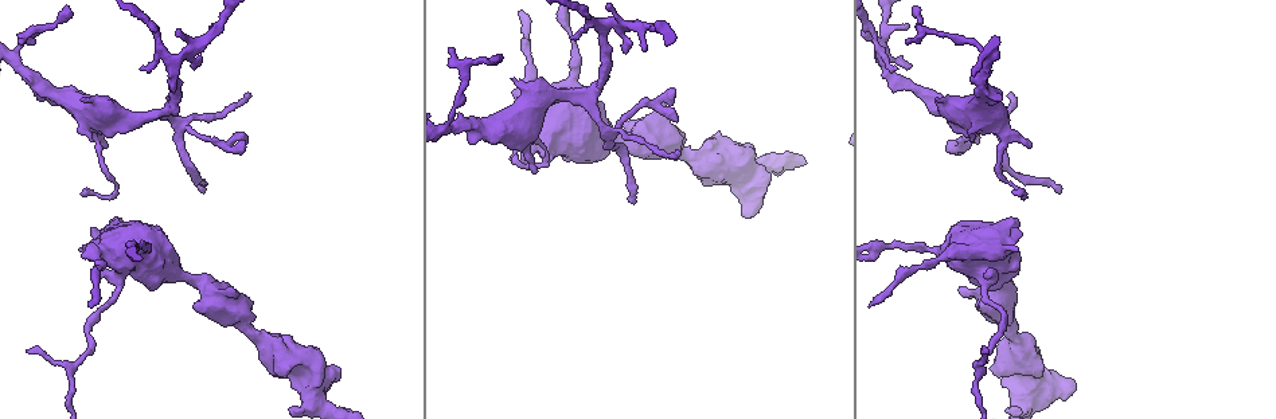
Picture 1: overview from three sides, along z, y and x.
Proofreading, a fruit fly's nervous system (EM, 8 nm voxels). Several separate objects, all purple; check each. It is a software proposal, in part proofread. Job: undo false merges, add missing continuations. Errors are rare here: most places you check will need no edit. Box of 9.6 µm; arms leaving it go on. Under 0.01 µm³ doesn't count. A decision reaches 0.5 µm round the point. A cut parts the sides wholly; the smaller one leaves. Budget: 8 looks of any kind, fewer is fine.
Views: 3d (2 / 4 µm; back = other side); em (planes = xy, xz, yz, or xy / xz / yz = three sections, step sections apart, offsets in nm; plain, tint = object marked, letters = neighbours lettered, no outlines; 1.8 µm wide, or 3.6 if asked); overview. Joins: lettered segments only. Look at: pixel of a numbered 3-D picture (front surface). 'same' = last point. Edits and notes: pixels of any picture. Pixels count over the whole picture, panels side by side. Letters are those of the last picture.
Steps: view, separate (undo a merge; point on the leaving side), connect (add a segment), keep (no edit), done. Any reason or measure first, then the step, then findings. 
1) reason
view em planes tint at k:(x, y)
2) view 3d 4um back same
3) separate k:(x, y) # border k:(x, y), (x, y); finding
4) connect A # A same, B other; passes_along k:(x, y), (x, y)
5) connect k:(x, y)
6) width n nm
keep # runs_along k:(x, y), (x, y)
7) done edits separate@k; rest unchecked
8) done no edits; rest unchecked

view 3d 2um at 1:(225, 148)

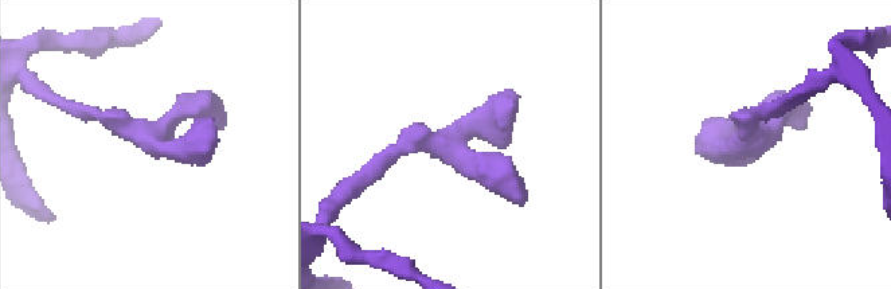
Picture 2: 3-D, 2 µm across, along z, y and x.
now the EM
view em yz step 16 letters at 2:(153, 138)

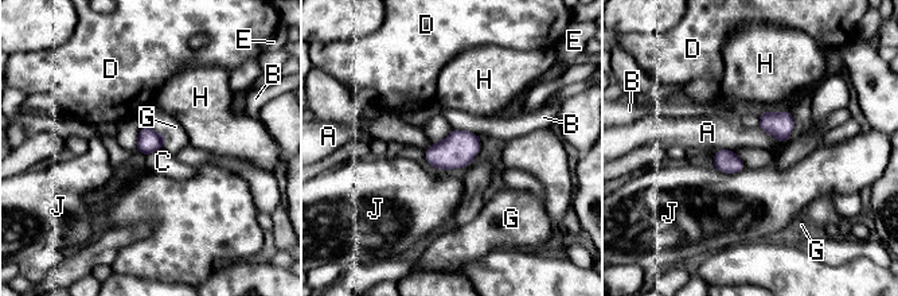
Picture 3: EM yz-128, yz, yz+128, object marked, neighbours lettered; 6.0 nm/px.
keep # A other, B other, C other, D other, E other, G other, H other, J other; border 3:(758, 124), (781, 143), (789, 139); one neuron here

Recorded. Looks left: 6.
sudden change in width
view 3d 4um back at 1:(100, 113)

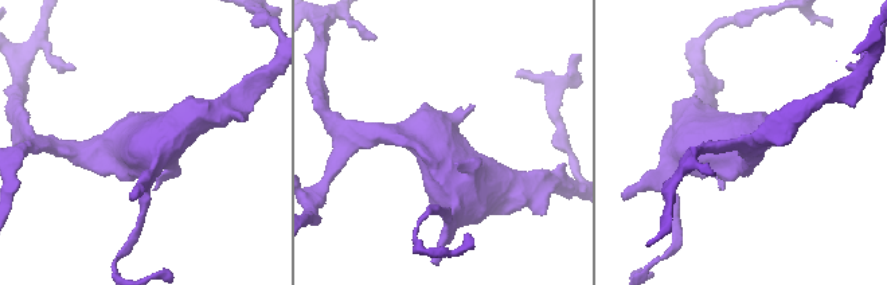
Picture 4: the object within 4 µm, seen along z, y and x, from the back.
need the tissue
view em 3.6um xz step 8 letters at 4:(444, 159)

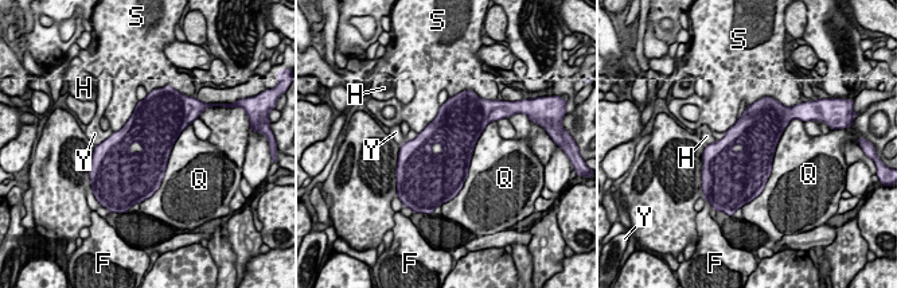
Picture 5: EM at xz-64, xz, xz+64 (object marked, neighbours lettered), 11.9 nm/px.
width 650 nm; longest_contact Q 800 nm
keep # F other, H other, Q other, S other, Y other; continuous, no second neuron

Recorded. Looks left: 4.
branch stops here
view 3d 4um at 1:(82, 189)

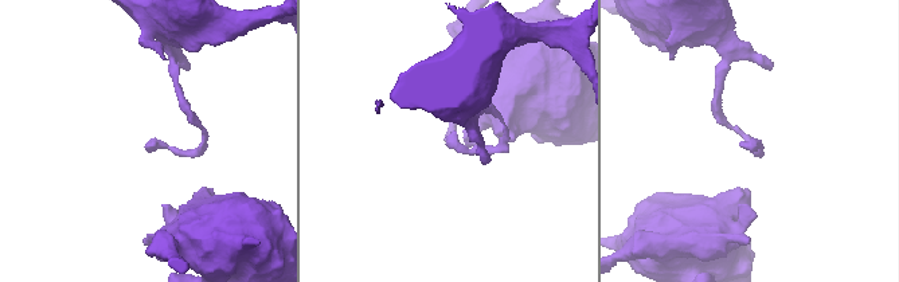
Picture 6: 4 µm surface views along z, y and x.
now the EM
view em xy step 16 tint at 6:(148, 144)

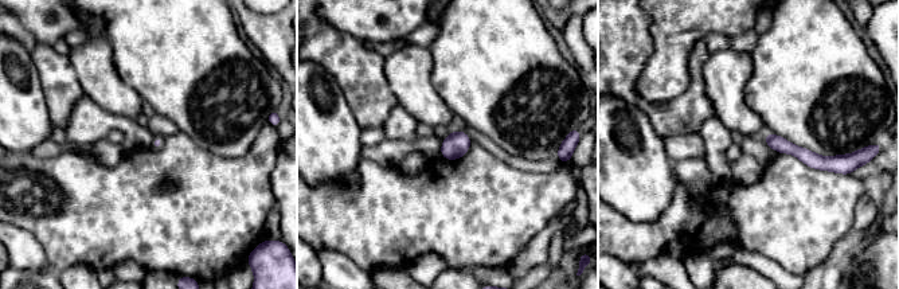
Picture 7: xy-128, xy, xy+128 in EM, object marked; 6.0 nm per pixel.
view em xz step 16 letters same

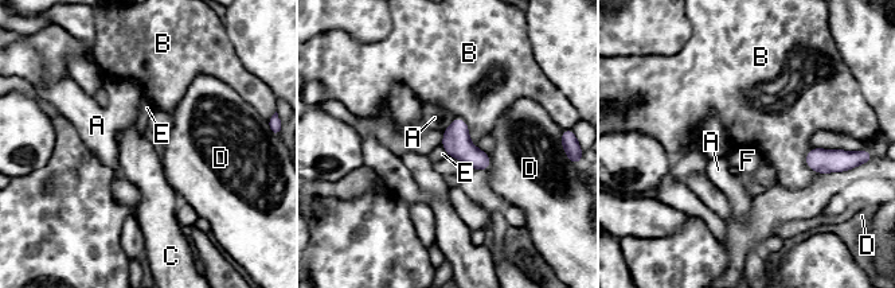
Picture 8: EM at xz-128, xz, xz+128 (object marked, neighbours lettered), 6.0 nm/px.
keep # A other, B other, C other, D other, E other, F other; border 8:(441, 143), (448, 155); no lettered segment goes on from it

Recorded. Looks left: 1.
done no edits; rest unchecked

